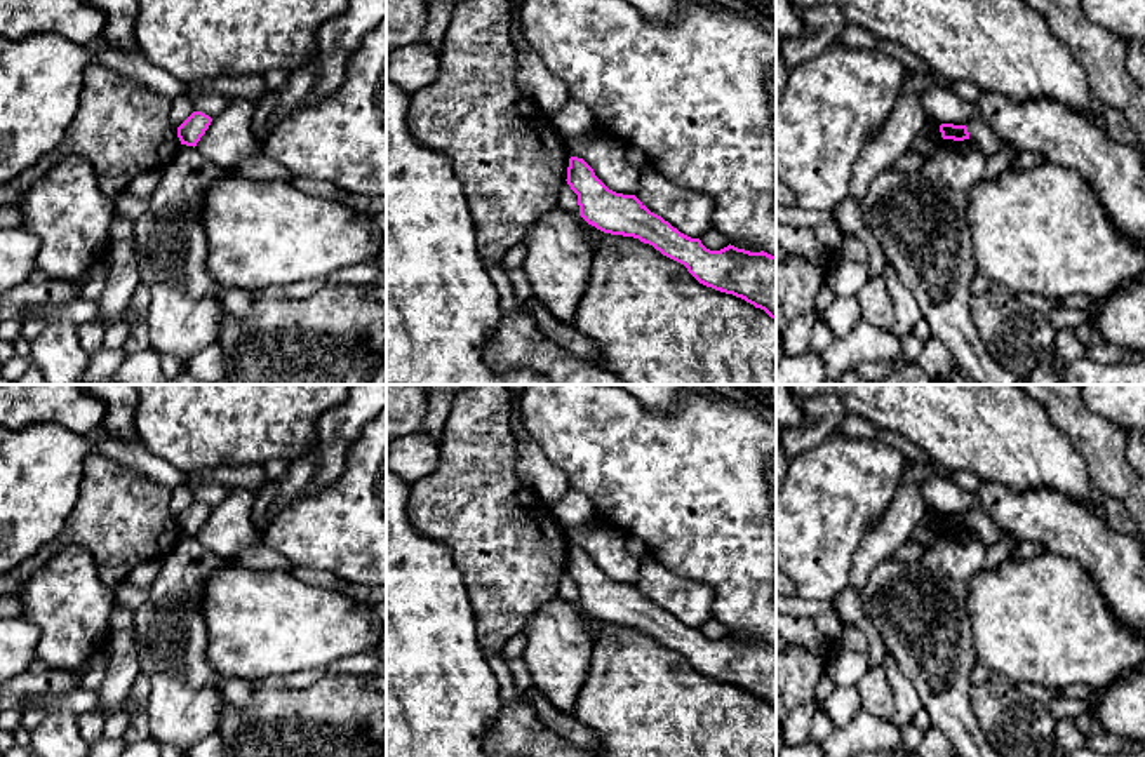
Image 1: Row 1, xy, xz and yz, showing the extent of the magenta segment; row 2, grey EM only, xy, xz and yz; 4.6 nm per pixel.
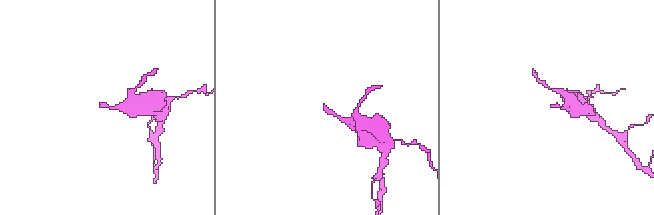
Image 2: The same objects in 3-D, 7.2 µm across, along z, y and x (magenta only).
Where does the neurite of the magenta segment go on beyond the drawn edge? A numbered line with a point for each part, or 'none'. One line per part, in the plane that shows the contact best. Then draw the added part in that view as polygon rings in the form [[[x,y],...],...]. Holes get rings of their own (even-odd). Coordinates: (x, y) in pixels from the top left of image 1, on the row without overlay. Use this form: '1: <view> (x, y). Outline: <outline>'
none

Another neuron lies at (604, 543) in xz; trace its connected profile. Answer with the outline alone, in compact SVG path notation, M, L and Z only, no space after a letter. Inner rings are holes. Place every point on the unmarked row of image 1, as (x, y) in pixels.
M595 519L583 527L566 529L571 546L583 548L595 566L613 581L635 585L642 559L626 550L626 533Z

